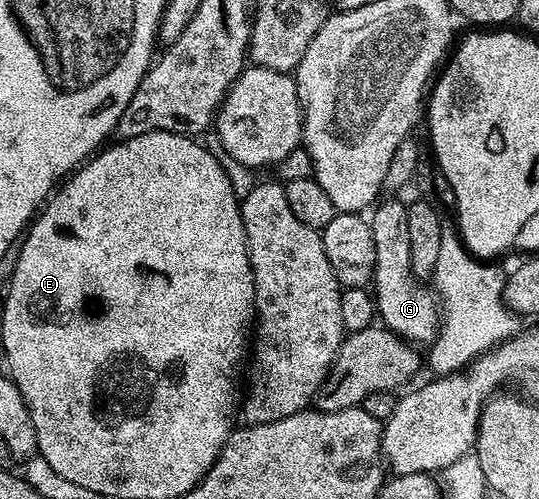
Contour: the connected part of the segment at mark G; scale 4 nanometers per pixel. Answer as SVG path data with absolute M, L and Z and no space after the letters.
M380 200L370 214L377 263L373 278L373 296L378 320L392 333L412 343L430 343L439 334L441 306L436 294L422 280L411 274L409 259L409 219L407 205L399 201Z

